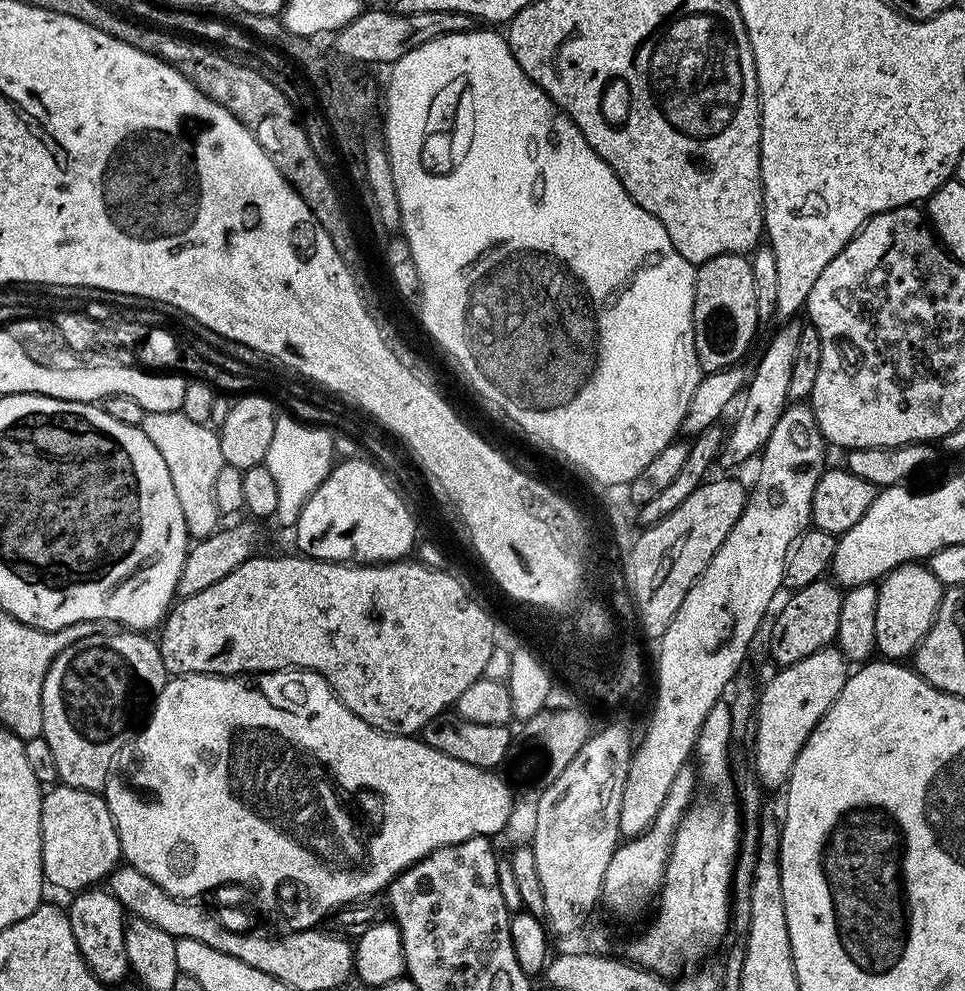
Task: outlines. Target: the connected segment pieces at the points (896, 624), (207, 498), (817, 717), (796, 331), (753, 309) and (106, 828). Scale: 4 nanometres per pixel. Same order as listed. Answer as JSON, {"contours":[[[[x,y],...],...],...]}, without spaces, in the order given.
{"contours":[[[[924,562],[903,564],[889,572],[878,584],[878,606],[876,607],[874,638],[881,657],[893,662],[911,657],[922,638],[930,630],[944,596],[945,586],[941,584]]],[[[179,411],[147,413],[142,427],[146,438],[158,446],[158,454],[162,454],[166,470],[170,470],[170,482],[174,482],[174,494],[178,494],[178,506],[182,506],[182,518],[186,518],[189,537],[207,538],[222,524],[214,494],[218,472],[224,465],[217,429],[194,422]]],[[[829,646],[810,654],[810,658],[802,658],[802,662],[781,667],[779,671],[765,688],[763,685],[754,715],[754,776],[765,789],[776,788],[779,784],[781,787],[787,781],[802,746],[844,689],[850,664],[839,647]]],[[[784,322],[779,326],[781,328],[769,342],[768,349],[761,354],[760,361],[754,364],[752,379],[749,380],[742,396],[744,405],[736,416],[736,425],[733,426],[732,432],[730,428],[727,433],[724,447],[718,457],[719,467],[736,468],[739,464],[746,463],[752,455],[755,457],[770,438],[774,426],[778,426],[778,418],[782,418],[784,409],[790,403],[790,373],[794,371],[794,354],[798,351],[801,325],[796,322]]],[[[735,252],[734,254],[722,254],[710,258],[706,263],[696,268],[696,293],[694,294],[694,346],[698,354],[698,362],[705,373],[721,372],[723,368],[729,368],[741,363],[745,359],[748,347],[752,344],[752,339],[756,336],[756,327],[761,327],[761,320],[758,318],[758,298],[754,298],[754,270],[752,261],[747,255]]],[[[68,784],[52,786],[43,793],[40,801],[40,833],[42,834],[42,866],[44,879],[56,888],[65,888],[68,894],[107,881],[122,860],[118,830],[110,814],[108,804],[100,792],[87,792],[81,788],[71,788]]]]}

